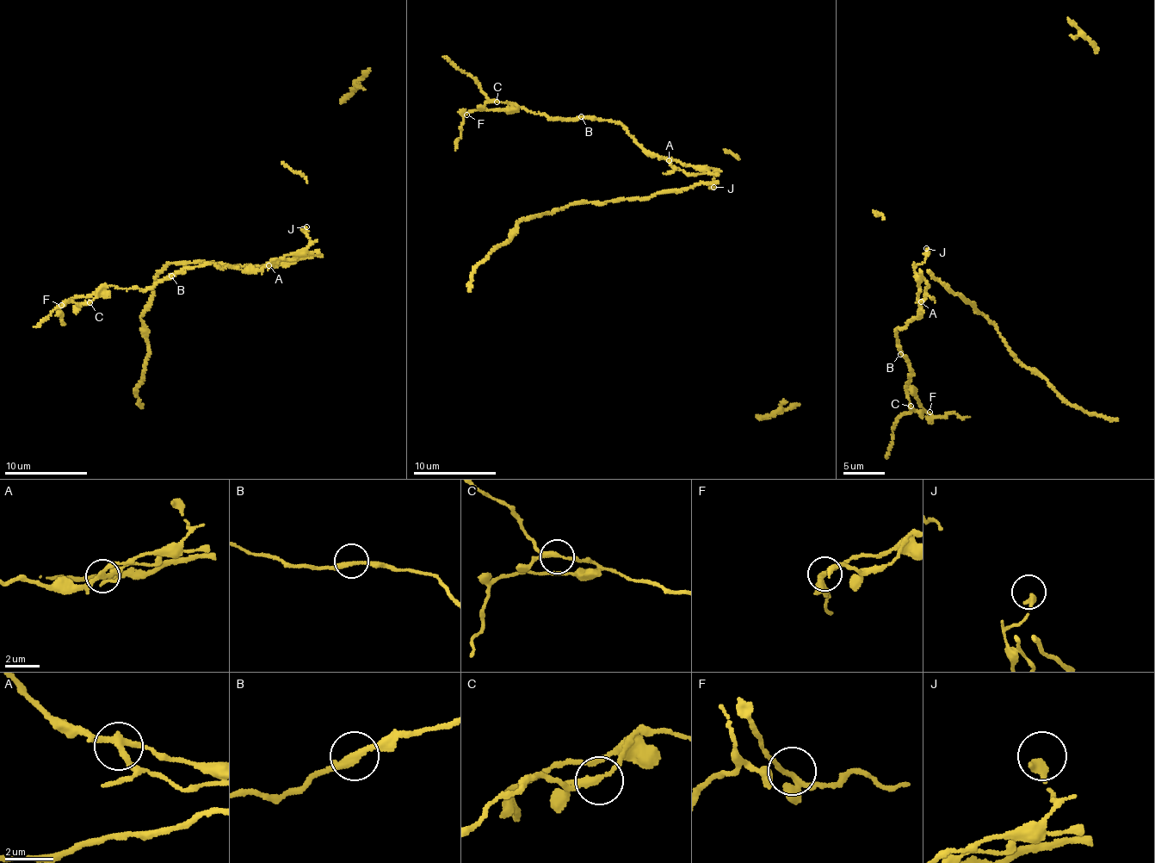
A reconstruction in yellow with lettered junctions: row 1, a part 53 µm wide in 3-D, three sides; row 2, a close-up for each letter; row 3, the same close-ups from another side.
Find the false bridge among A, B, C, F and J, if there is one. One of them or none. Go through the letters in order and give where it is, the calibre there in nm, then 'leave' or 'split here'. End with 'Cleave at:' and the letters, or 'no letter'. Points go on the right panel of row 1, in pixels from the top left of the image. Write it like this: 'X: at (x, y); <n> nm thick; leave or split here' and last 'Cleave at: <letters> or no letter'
A: at (921, 301); 240 nm thick; split here
B: at (900, 354); 240 nm thick; leave
C: at (911, 406); 220 nm thick; leave
F: at (929, 412); 240 nm thick; leave
J: at (926, 248); 400 nm thick; leave
Cleave at: A

